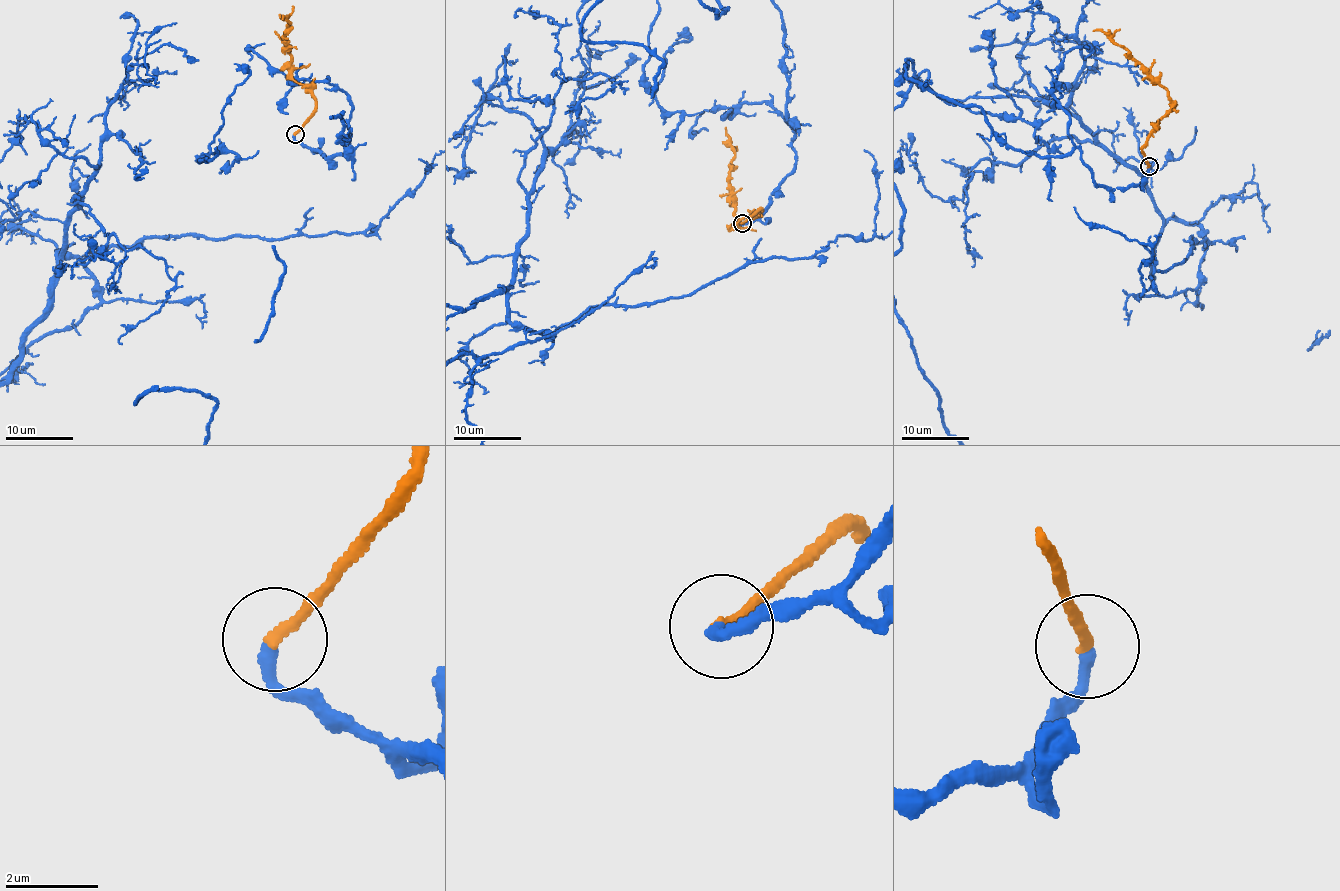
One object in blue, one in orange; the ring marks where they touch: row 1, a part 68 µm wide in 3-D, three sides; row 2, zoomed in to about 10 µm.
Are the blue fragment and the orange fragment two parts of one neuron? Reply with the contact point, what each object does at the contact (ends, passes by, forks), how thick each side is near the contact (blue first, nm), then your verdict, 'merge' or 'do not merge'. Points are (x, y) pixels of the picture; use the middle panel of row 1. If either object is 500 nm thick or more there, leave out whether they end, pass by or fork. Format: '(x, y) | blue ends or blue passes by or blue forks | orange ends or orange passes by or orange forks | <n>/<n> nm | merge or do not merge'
(742, 223) | blue ends | orange ends | 280/240 nm | merge

